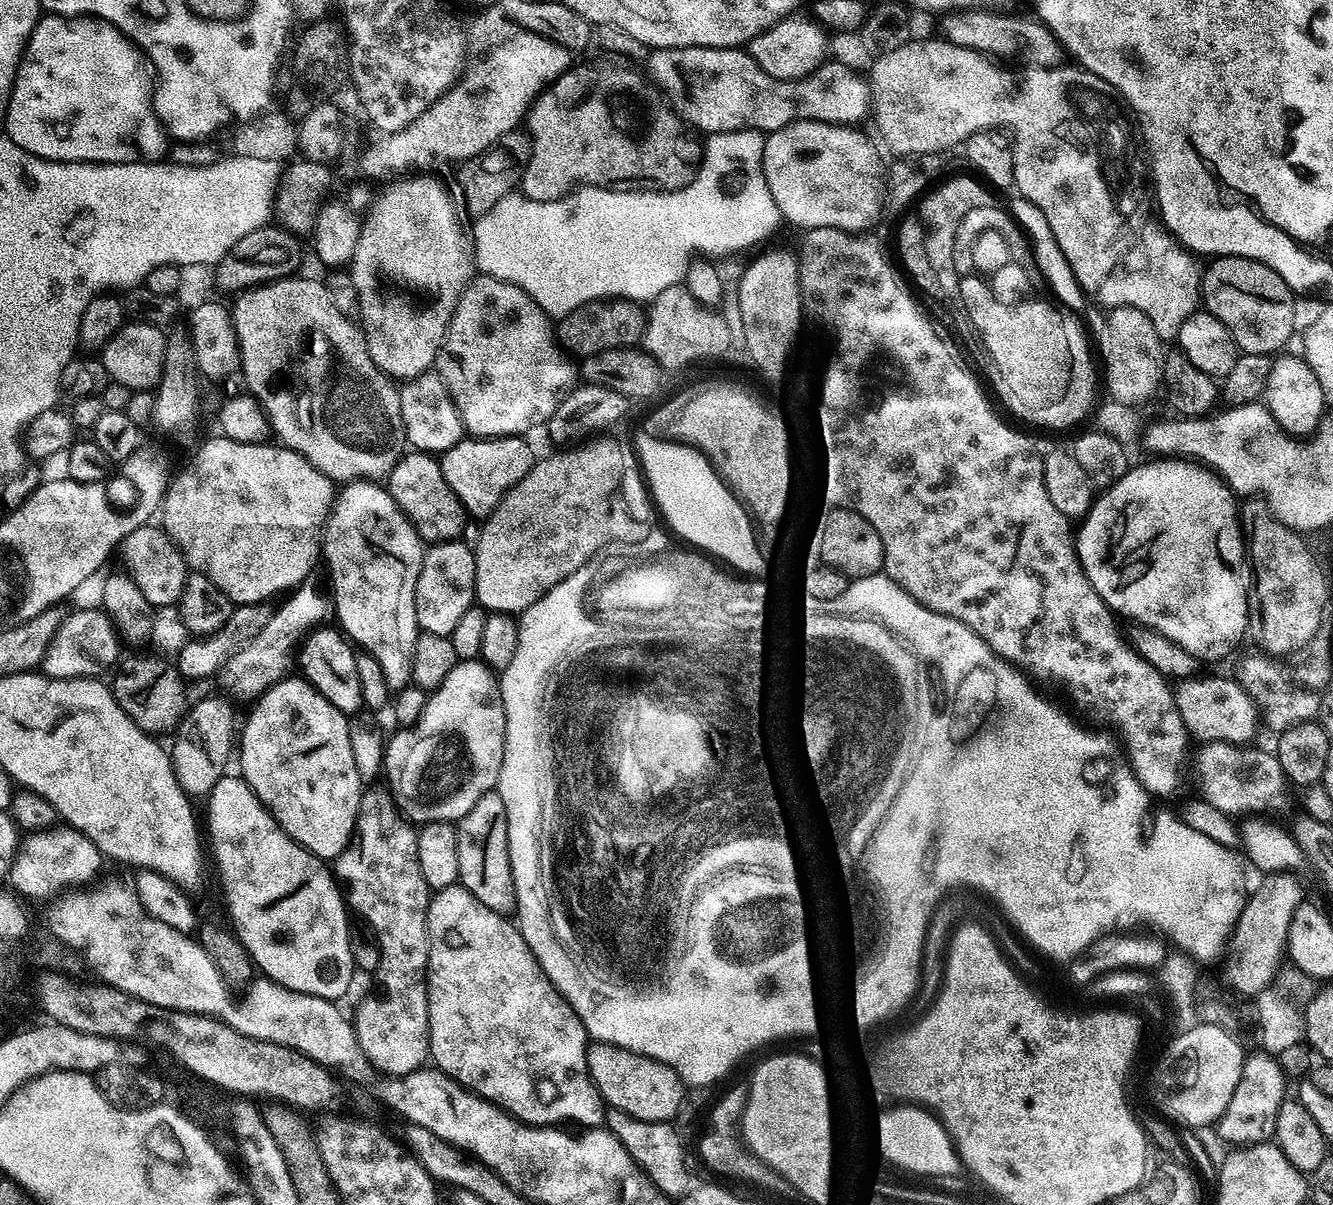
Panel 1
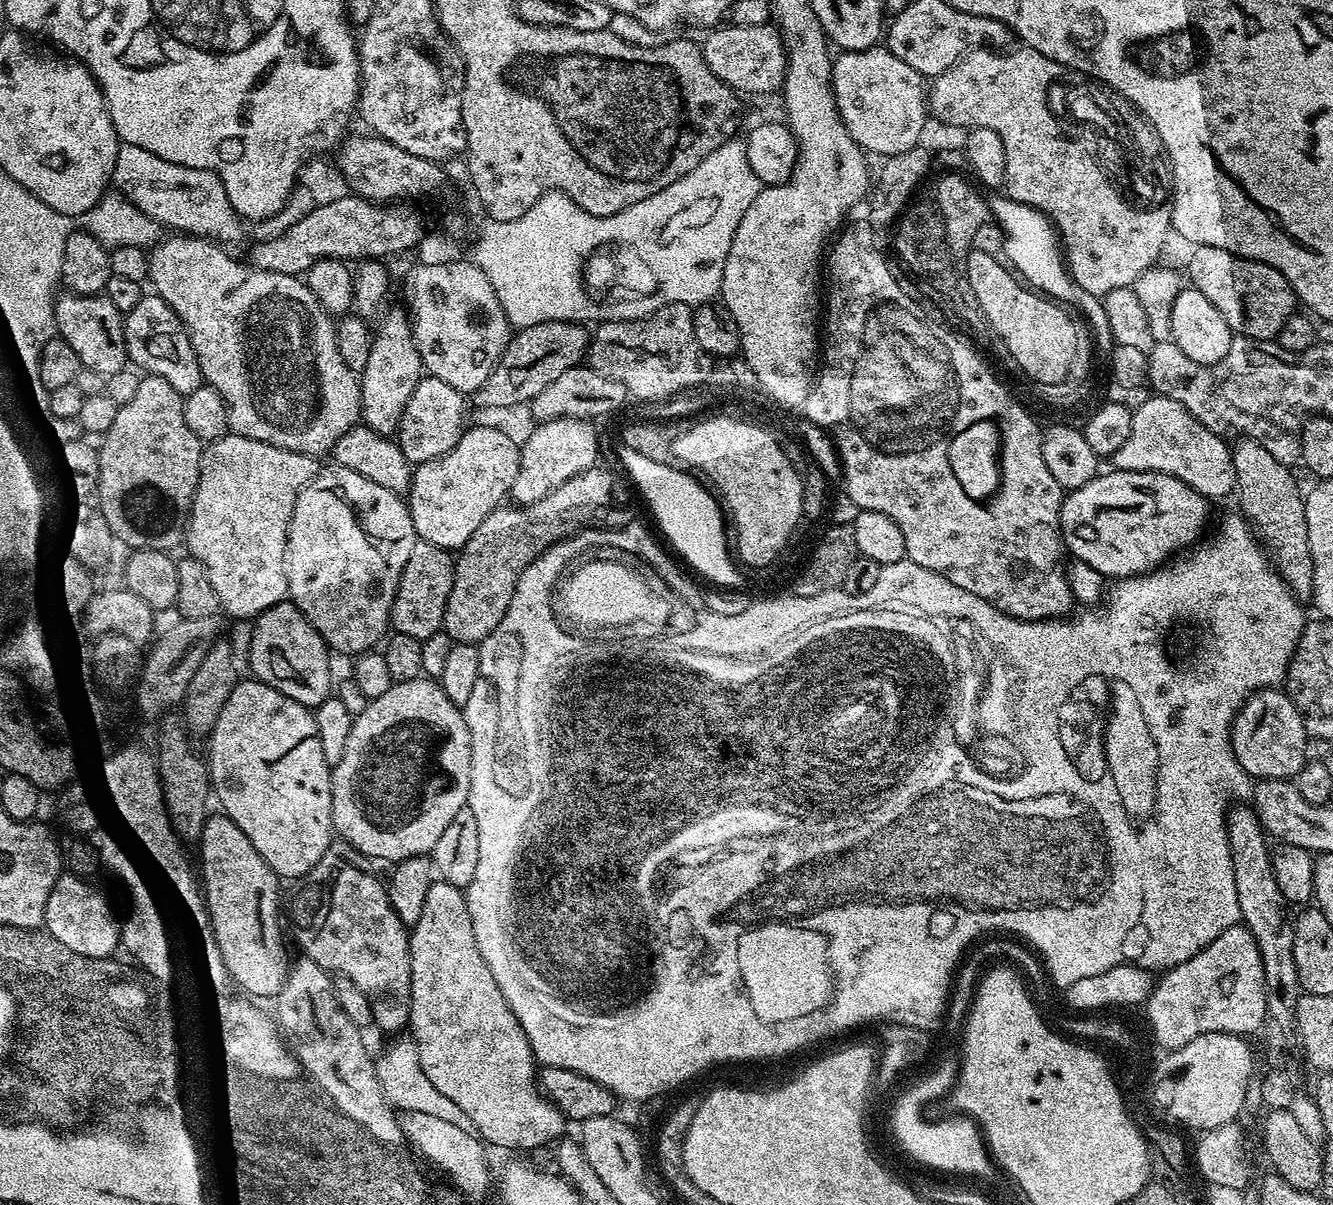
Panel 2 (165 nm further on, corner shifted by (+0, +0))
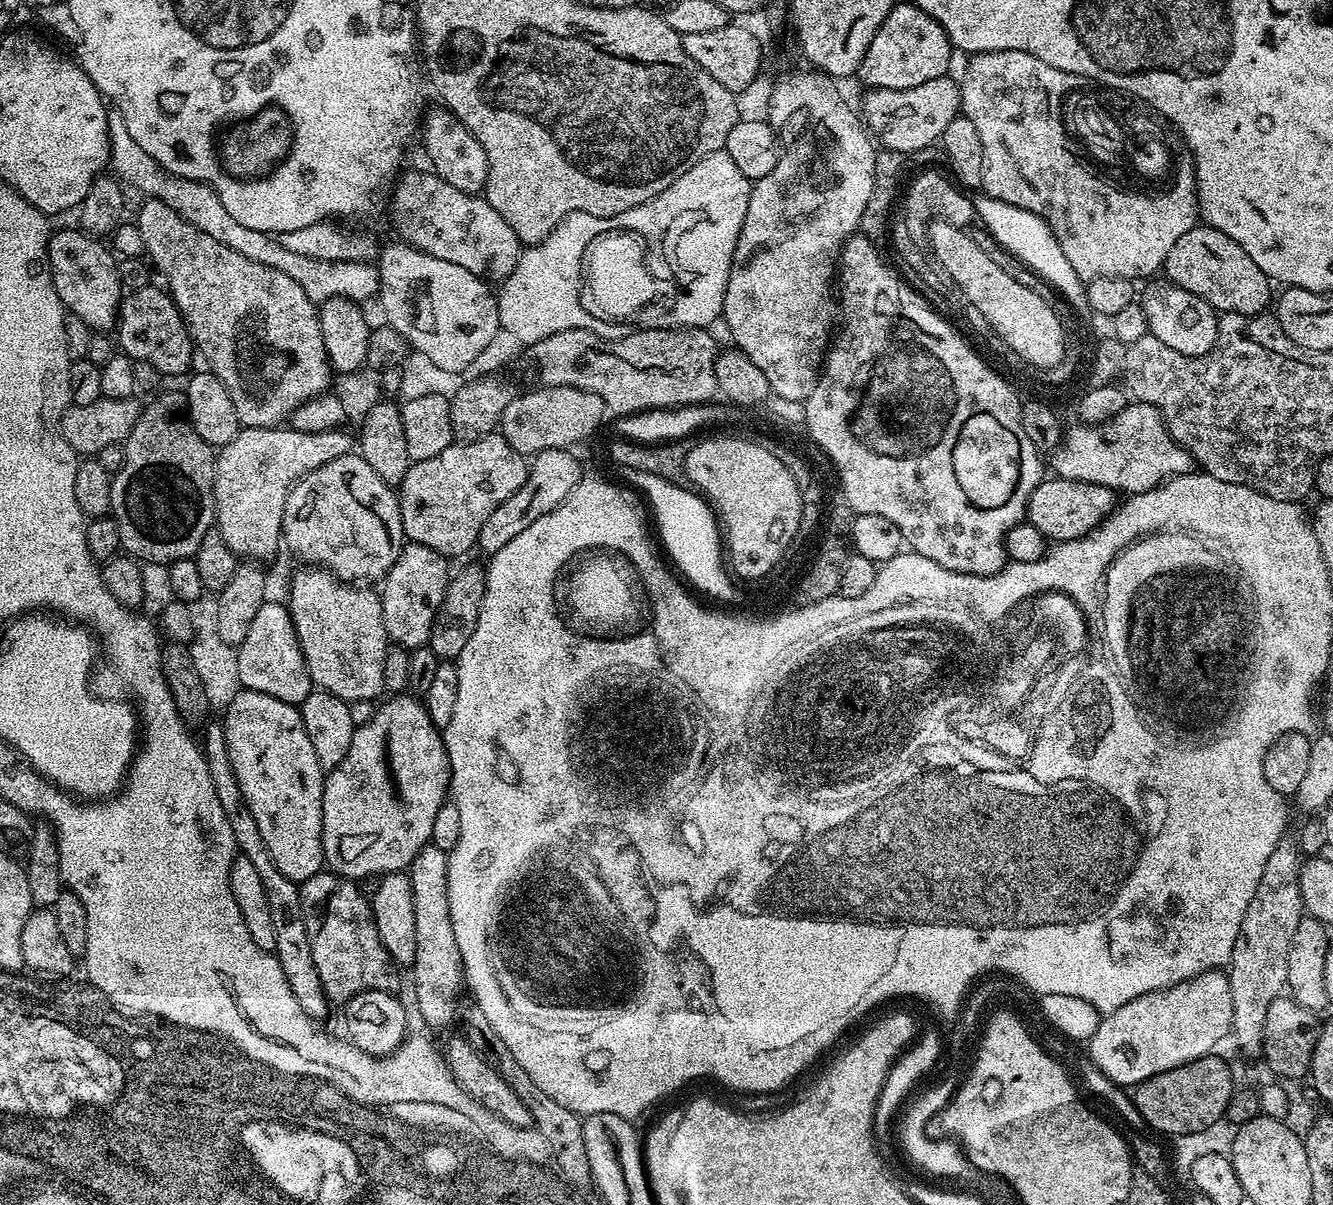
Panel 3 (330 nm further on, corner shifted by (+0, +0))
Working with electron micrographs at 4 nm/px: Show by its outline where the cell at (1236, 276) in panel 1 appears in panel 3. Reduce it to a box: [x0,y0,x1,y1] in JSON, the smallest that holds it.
[1162,222,1274,316]

